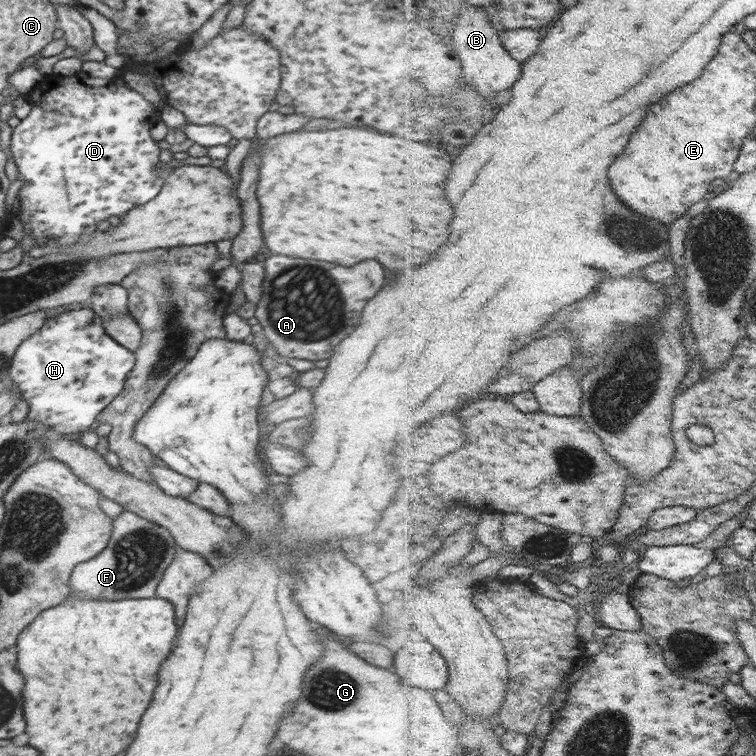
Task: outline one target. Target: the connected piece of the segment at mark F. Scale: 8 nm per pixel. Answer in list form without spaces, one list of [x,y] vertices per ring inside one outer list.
[[[124,511],[113,520],[112,534],[106,548],[94,558],[78,563],[71,572],[71,596],[90,600],[152,598],[166,567],[174,560],[174,537],[155,521]]]

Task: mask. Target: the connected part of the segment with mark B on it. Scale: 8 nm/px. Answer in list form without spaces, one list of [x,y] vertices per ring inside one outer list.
[[[476,5],[466,7],[459,20],[453,42],[456,51],[459,53],[463,62],[465,80],[474,88],[477,88],[483,98],[492,106],[503,109],[502,96],[513,91],[517,82],[525,72],[525,66],[505,47],[505,43],[494,28],[493,16],[486,10]]]

